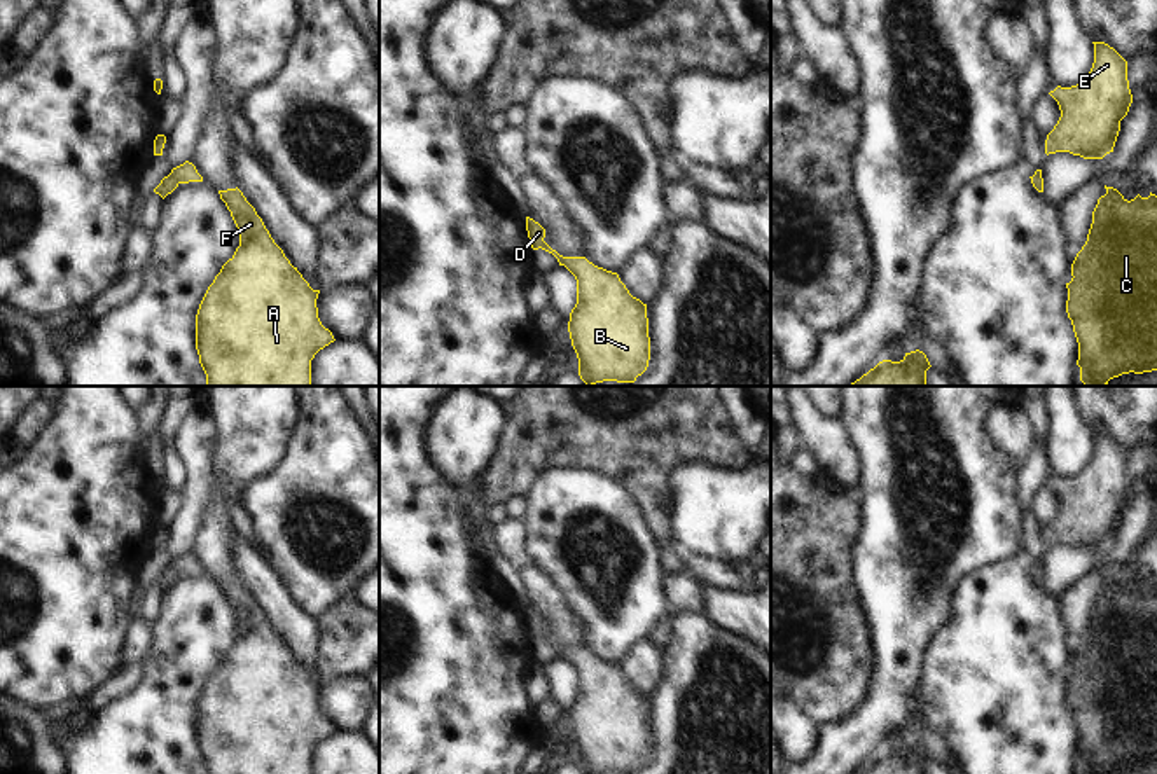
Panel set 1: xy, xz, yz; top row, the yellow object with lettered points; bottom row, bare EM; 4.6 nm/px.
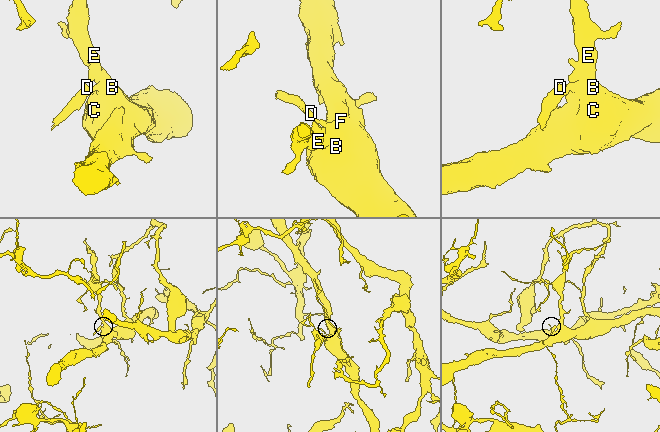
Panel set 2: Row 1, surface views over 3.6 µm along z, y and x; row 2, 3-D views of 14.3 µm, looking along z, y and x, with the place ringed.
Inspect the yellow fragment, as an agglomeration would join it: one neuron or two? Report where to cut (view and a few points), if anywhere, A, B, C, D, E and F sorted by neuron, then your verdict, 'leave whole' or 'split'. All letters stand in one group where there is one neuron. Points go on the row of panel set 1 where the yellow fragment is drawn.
no cut | A B C D E F | leave whole

